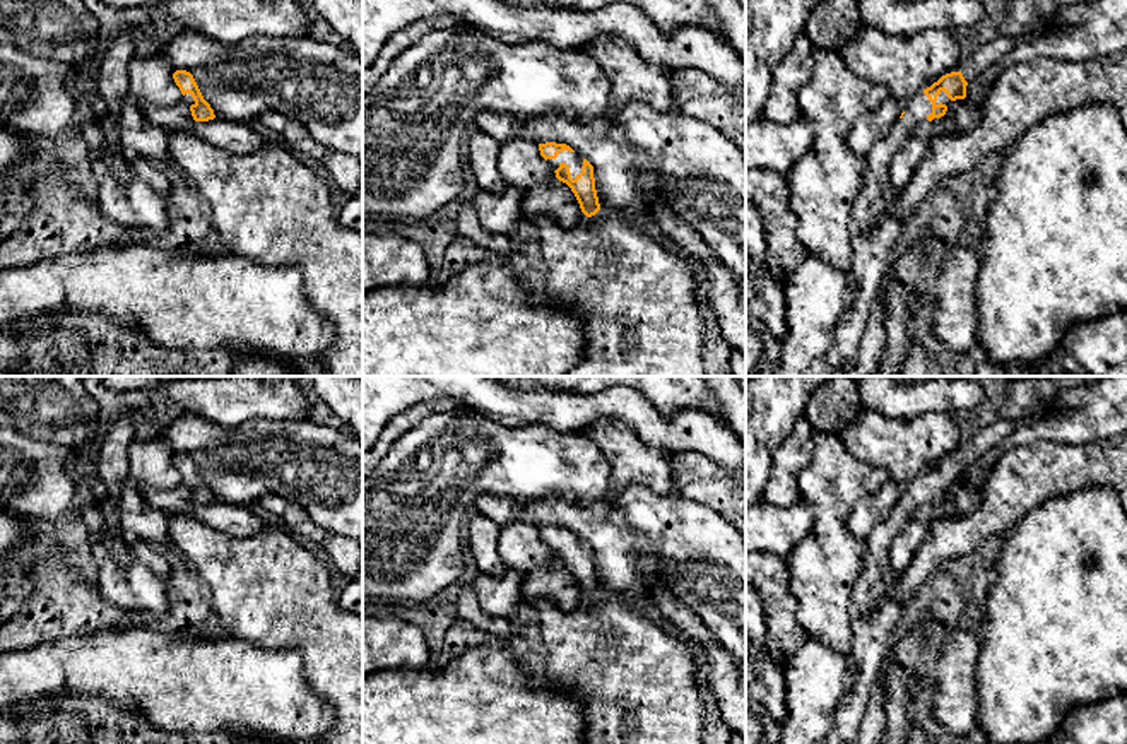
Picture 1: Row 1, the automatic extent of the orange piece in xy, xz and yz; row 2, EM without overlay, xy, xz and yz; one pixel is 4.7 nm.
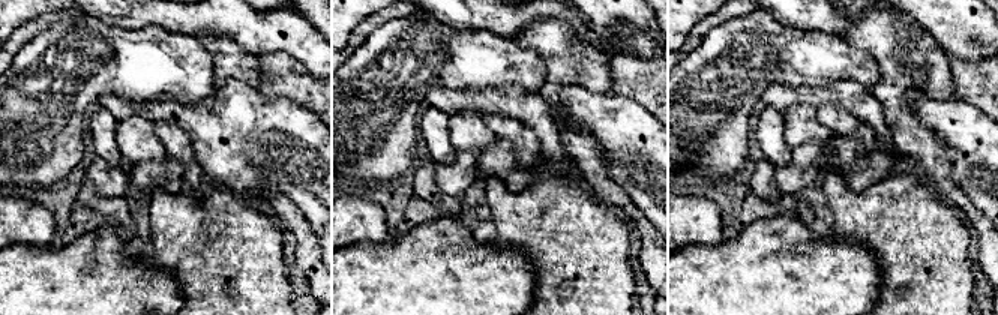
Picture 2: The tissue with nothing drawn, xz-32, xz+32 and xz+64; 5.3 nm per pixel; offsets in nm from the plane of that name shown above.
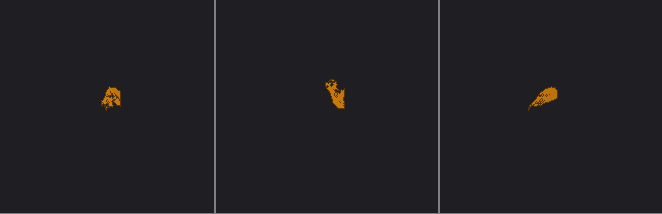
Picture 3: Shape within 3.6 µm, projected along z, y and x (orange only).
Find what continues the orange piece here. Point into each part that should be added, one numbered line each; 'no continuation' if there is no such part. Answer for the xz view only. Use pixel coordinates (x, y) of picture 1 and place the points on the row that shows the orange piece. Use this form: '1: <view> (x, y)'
1: xz (575, 161)

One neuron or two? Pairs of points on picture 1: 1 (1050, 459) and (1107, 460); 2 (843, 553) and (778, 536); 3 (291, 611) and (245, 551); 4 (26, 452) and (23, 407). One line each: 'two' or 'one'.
1: one
2: two
3: one
4: two

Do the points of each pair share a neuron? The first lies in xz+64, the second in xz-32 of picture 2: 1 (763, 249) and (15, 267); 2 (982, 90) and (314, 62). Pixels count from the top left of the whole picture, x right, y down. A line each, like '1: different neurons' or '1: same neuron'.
1: same neuron
2: different neurons

